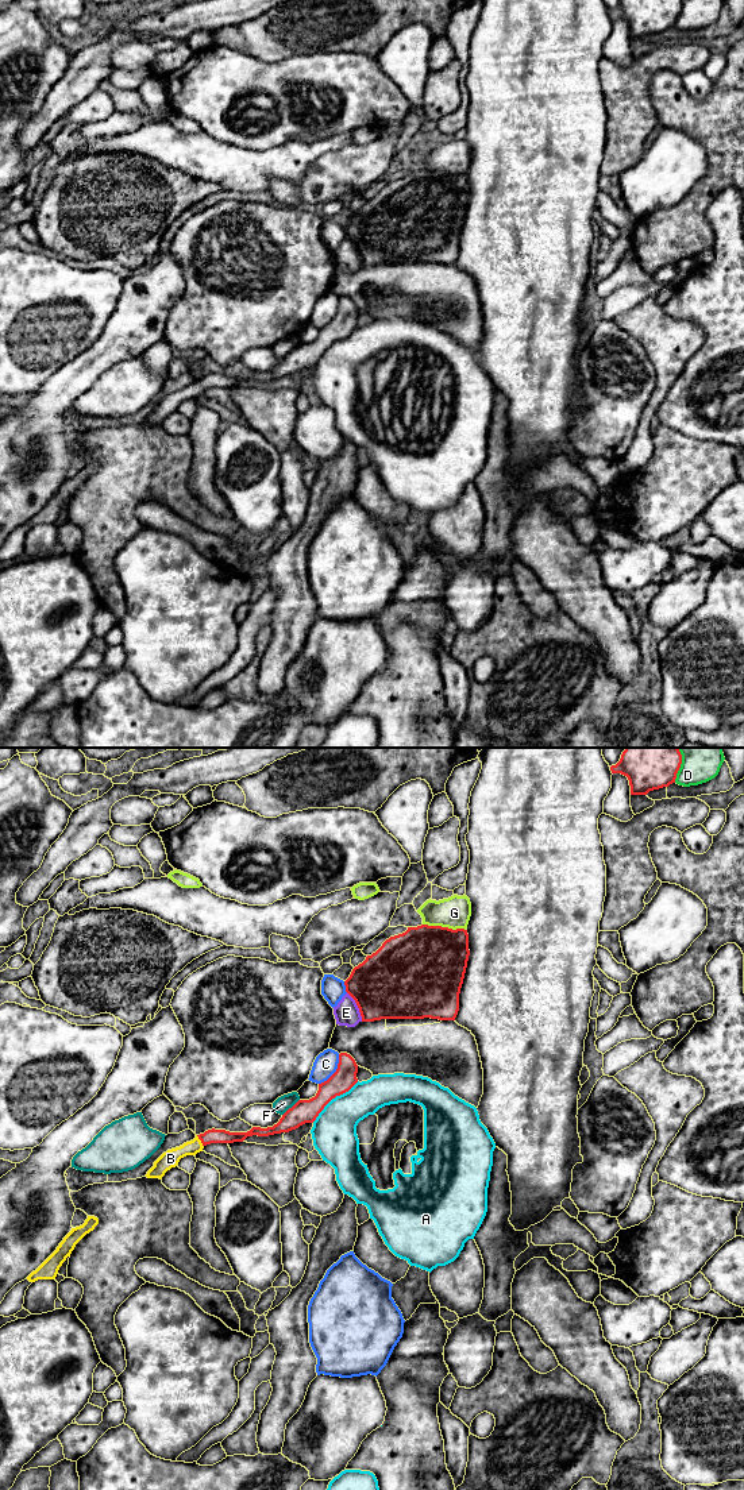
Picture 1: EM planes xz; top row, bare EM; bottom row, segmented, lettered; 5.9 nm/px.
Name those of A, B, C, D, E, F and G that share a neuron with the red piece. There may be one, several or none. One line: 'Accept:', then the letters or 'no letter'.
Accept: B

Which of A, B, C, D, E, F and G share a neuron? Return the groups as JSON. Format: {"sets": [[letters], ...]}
{"sets": [["A"], ["B"], ["C"], ["D"], ["E"], ["F"], ["G"]]}

